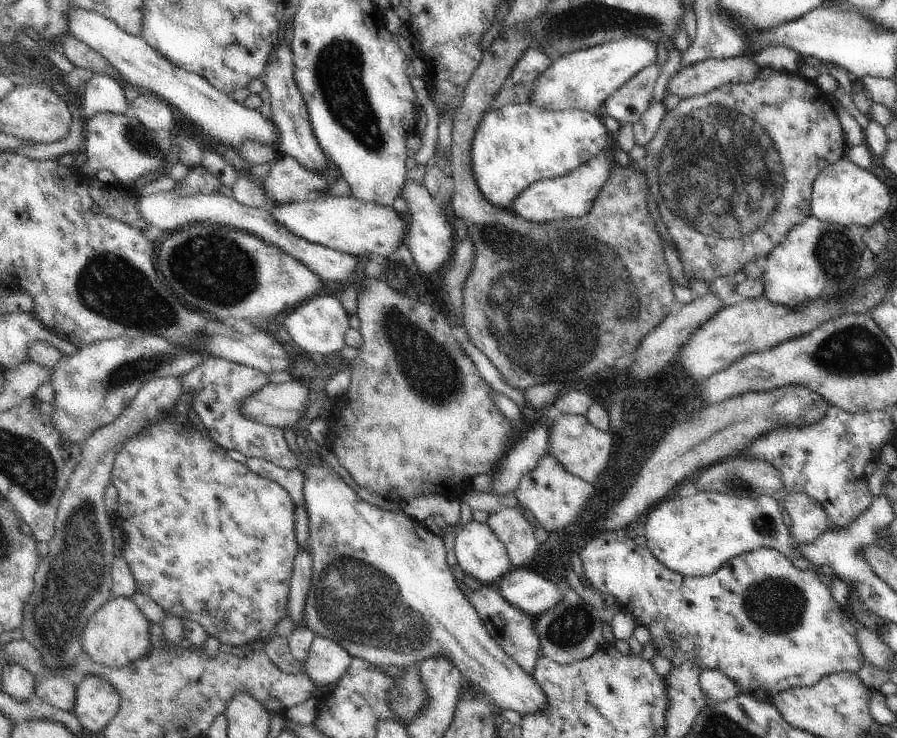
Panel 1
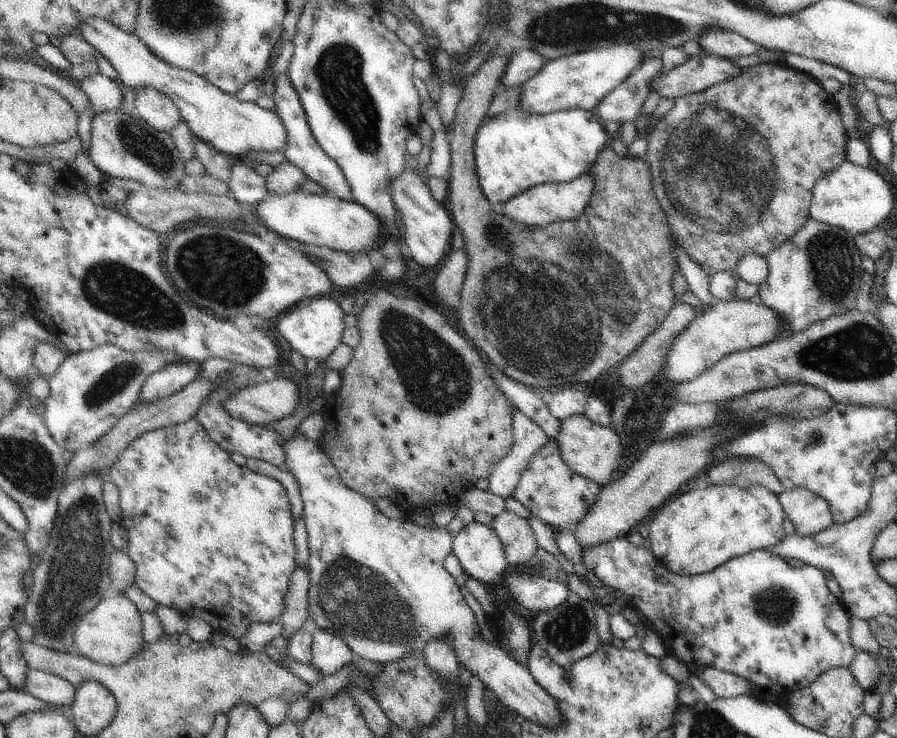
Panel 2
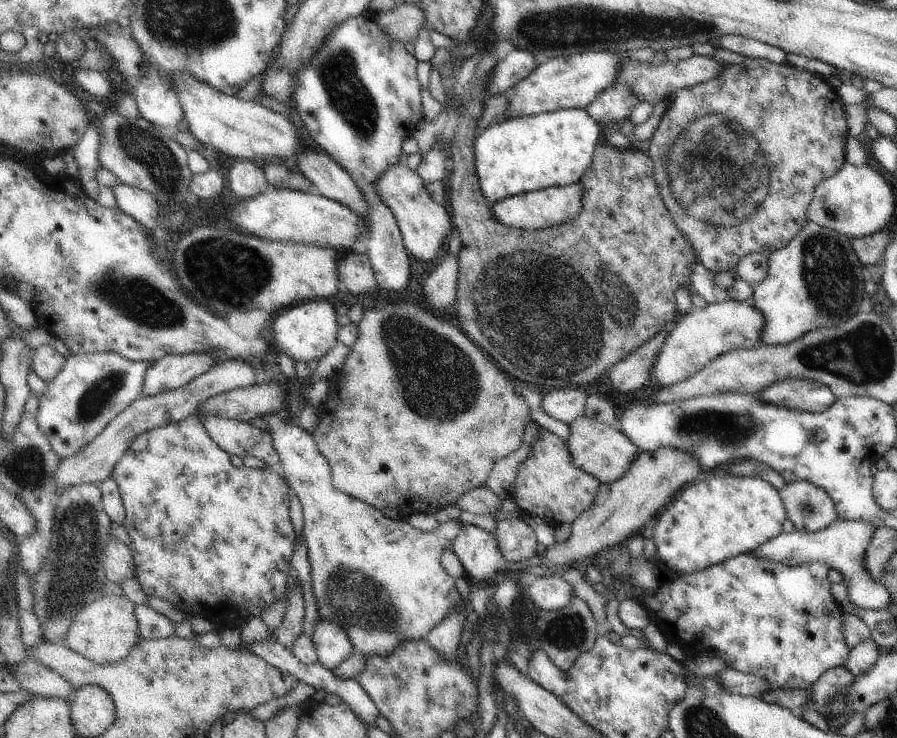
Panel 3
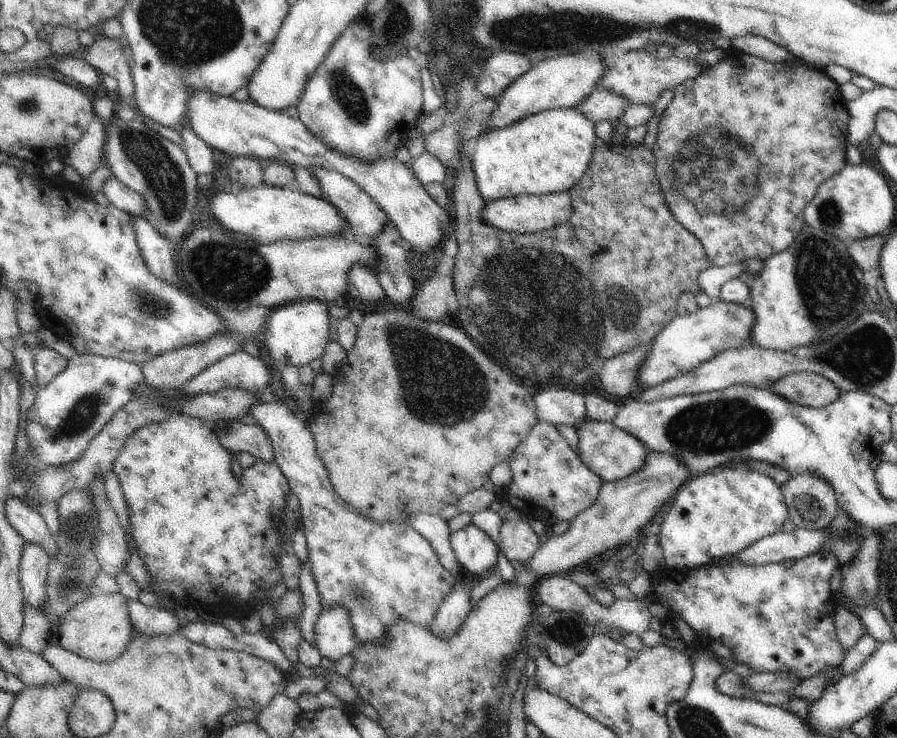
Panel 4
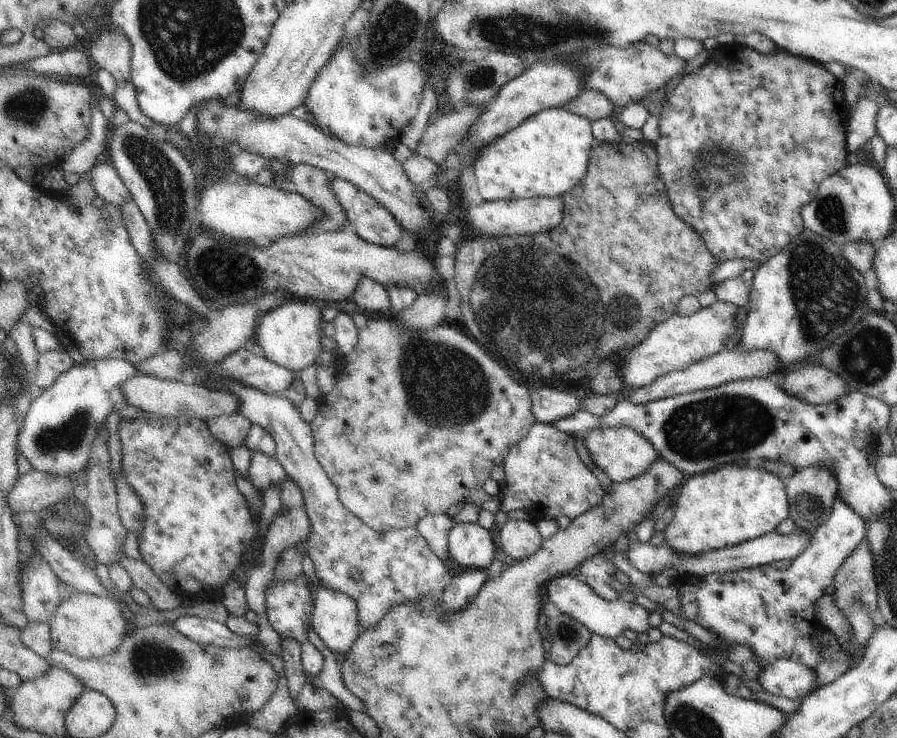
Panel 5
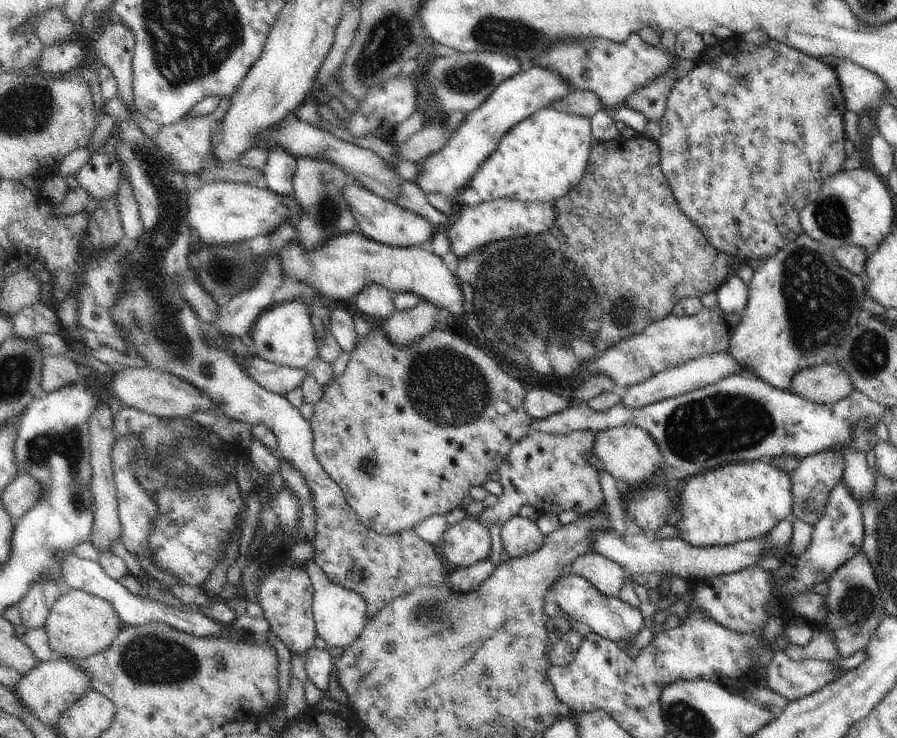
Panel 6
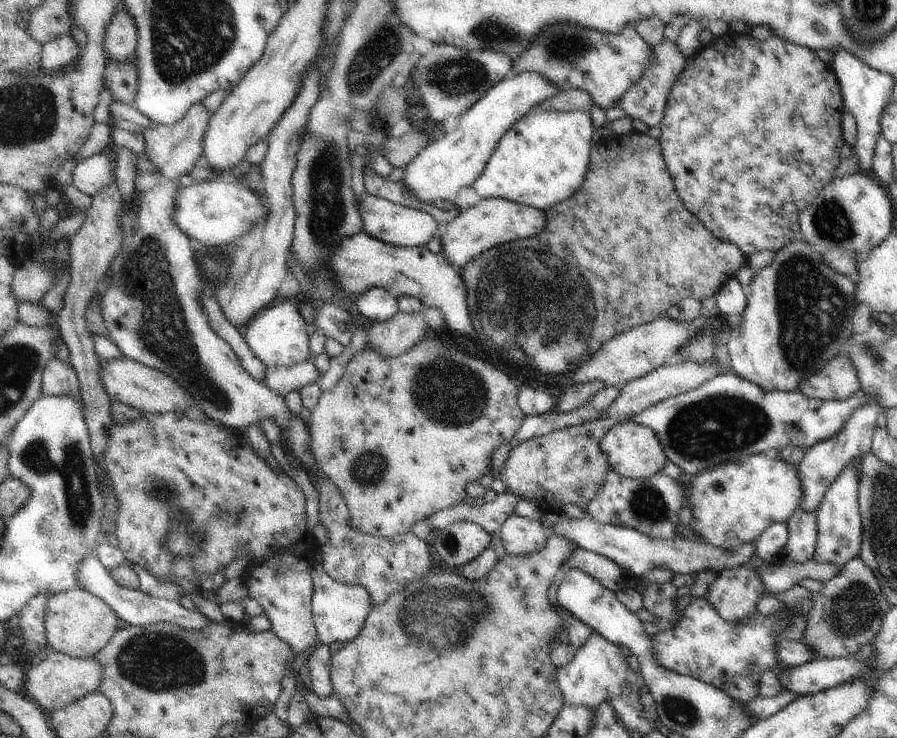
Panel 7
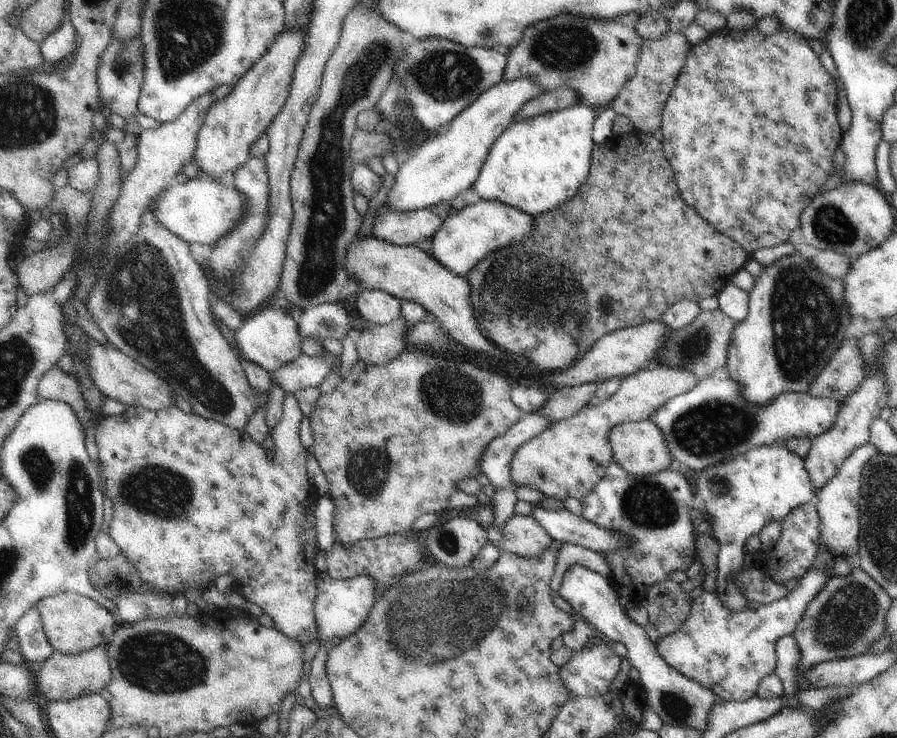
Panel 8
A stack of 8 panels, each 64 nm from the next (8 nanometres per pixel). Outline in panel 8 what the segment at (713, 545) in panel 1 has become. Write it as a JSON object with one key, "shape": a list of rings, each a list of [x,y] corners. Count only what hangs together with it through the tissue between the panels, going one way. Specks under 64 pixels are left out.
{"shape":[[[785,446],[753,448],[739,460],[715,464],[699,474],[693,490],[695,504],[701,506],[701,512],[709,522],[709,534],[719,544],[719,574],[715,584],[717,594],[723,594],[727,586],[727,576],[743,566],[741,554],[743,544],[749,536],[759,534],[759,530],[771,520],[781,524],[789,516],[789,512],[793,512],[793,508],[815,502],[815,492],[805,472],[803,460],[789,452]]]}

